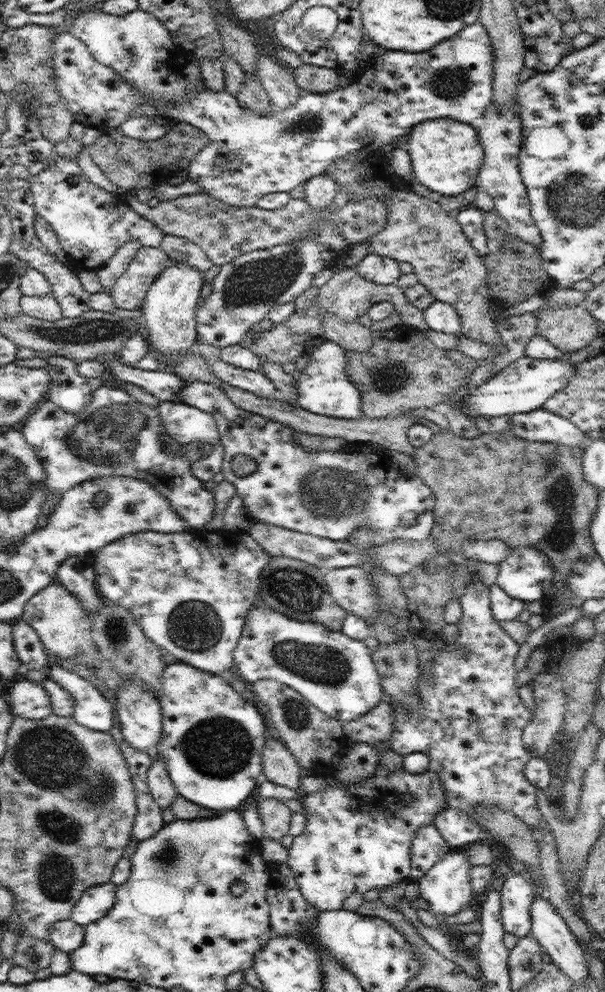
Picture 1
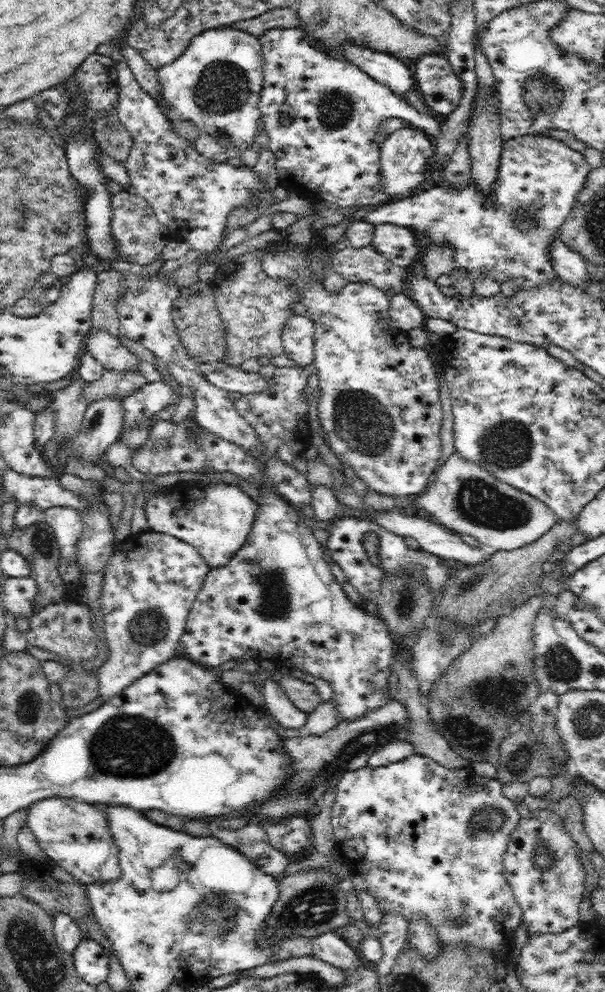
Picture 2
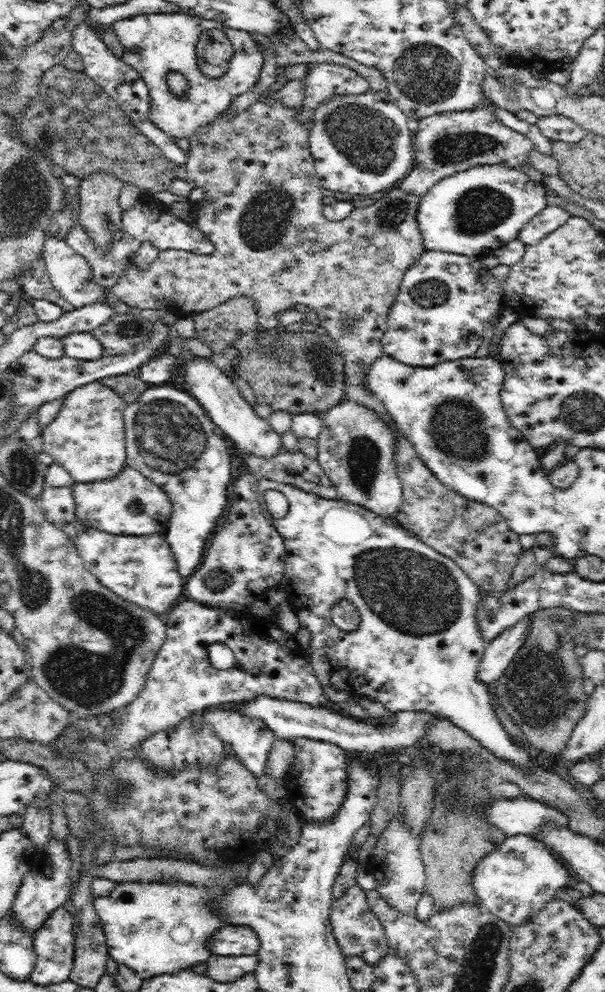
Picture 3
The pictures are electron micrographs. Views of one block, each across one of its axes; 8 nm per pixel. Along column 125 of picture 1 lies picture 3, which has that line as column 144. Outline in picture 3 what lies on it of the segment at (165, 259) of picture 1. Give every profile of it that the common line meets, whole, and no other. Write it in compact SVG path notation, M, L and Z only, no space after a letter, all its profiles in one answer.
M276 94L265 96L261 95L258 101L243 111L238 111L234 115L227 114L226 111L220 113L212 122L203 126L199 131L196 131L191 137L188 137L189 151L187 160L185 162L187 178L186 180L191 184L191 187L203 189L203 199L193 205L192 213L195 218L194 224L199 230L209 237L209 240L215 245L215 250L210 255L196 255L190 251L169 249L159 252L158 258L146 271L140 271L134 267L129 267L125 274L116 282L114 287L109 290L112 295L116 295L122 303L128 305L129 308L138 308L140 311L146 309L169 309L178 315L202 313L206 310L211 310L220 304L227 302L230 298L236 296L248 296L256 302L258 309L258 320L261 329L274 329L280 328L277 324L275 316L283 310L295 309L295 305L302 304L309 307L317 313L320 326L323 331L327 332L335 341L344 360L344 373L345 373L345 396L344 398L357 402L360 406L371 410L378 418L381 418L387 426L393 430L396 439L396 448L394 453L395 467L397 475L401 480L403 490L403 502L401 511L406 514L405 527L410 529L417 537L431 546L436 552L451 558L463 571L472 579L482 590L490 594L499 595L506 591L508 582L512 580L514 568L518 562L519 556L525 551L524 547L518 541L519 534L510 528L506 519L494 508L487 506L485 503L477 501L469 501L460 493L455 490L449 489L444 483L440 482L434 473L422 462L420 455L416 452L414 445L404 437L400 429L396 427L396 423L392 420L392 415L386 411L386 407L382 404L376 395L364 387L365 371L368 371L372 364L383 356L383 346L381 340L384 331L387 327L387 314L388 311L394 306L396 296L400 294L400 284L402 284L402 277L410 269L410 266L420 259L420 256L425 252L421 231L417 222L417 210L420 202L420 197L402 190L400 187L394 187L386 190L386 195L370 206L363 208L354 208L350 216L346 216L340 221L328 221L323 215L323 203L321 194L321 186L316 176L315 162L309 149L309 130L300 119L298 119L298 109L286 107L284 103L278 101Z

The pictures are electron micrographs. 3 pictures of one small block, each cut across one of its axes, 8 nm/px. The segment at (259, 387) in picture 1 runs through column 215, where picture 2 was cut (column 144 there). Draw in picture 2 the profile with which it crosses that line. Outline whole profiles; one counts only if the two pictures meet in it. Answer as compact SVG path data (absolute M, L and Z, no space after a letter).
M91 329L85 338L84 348L102 364L106 370L140 370L147 382L161 381L161 375L152 364L141 362L120 343L120 336L102 329Z

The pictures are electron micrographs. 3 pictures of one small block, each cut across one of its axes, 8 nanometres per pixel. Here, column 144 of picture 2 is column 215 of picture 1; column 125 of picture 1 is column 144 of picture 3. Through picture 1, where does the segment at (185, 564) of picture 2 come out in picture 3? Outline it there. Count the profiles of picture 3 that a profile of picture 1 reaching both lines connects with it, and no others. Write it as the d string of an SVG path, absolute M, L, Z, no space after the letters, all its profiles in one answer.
M75 517L72 522L64 523L61 529L76 545L78 554L82 557L83 565L91 573L94 573L106 588L109 588L113 593L124 598L124 600L164 617L166 612L184 596L183 586L186 578L178 574L176 559L173 557L165 535L154 533L133 537L132 535L106 533L100 529L86 527L78 517Z

